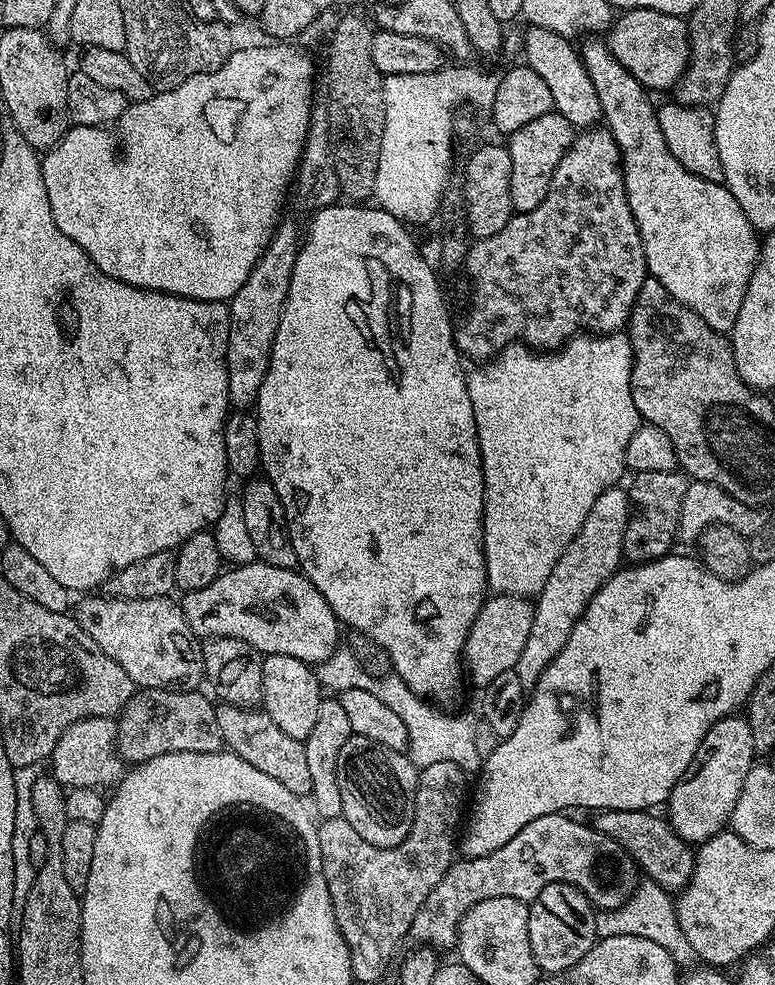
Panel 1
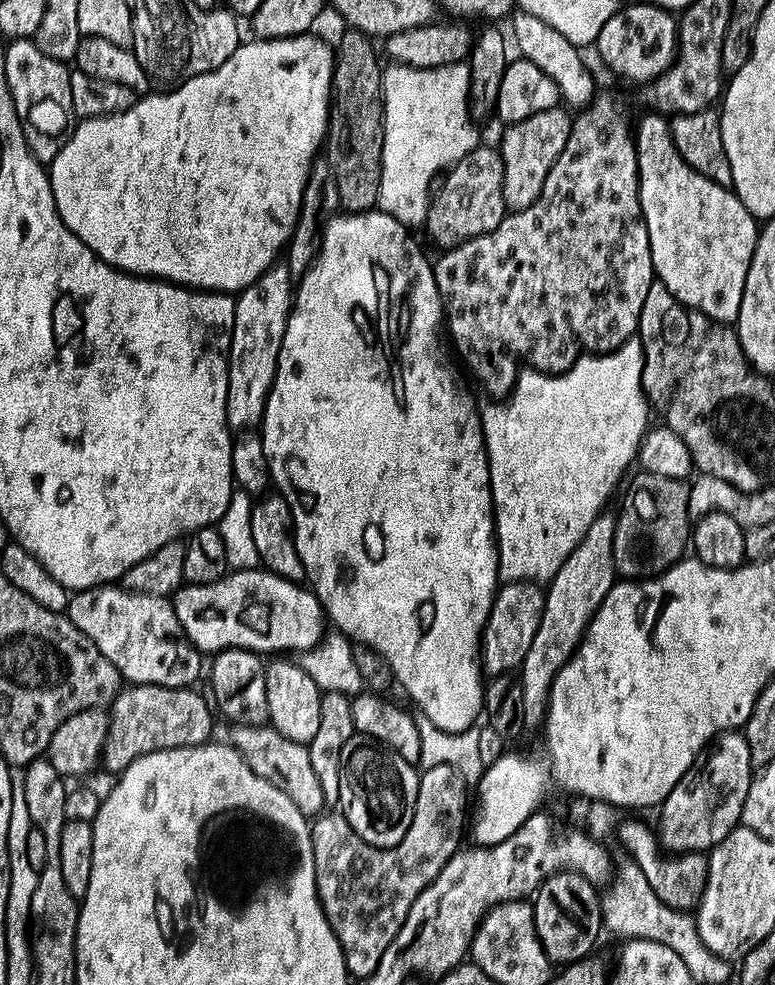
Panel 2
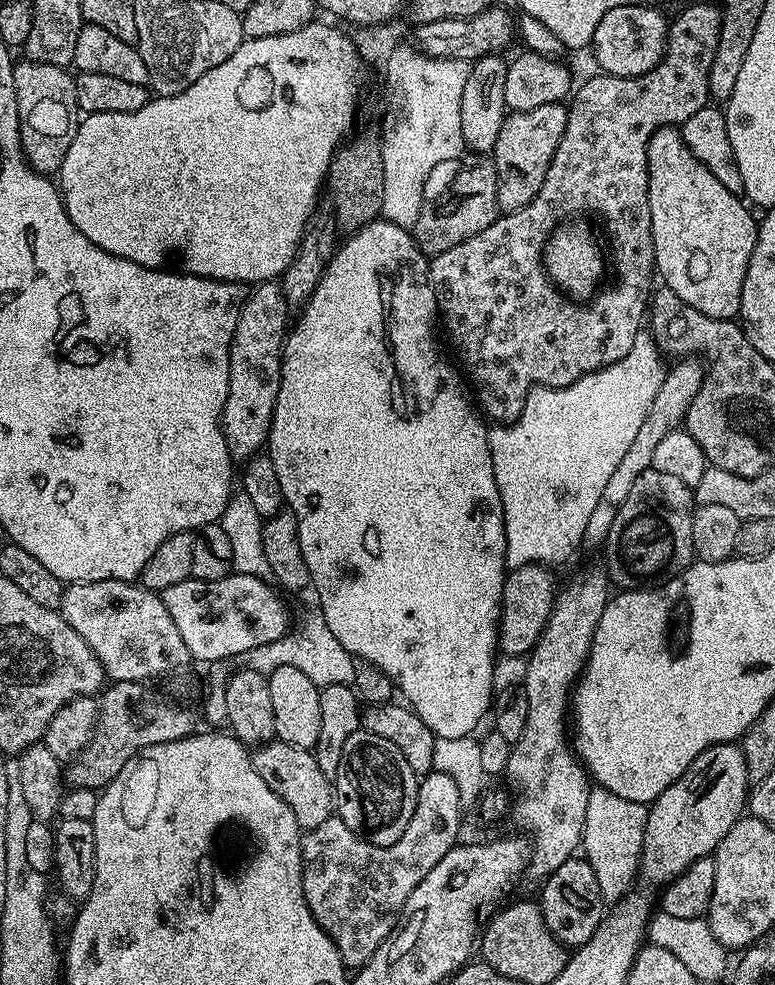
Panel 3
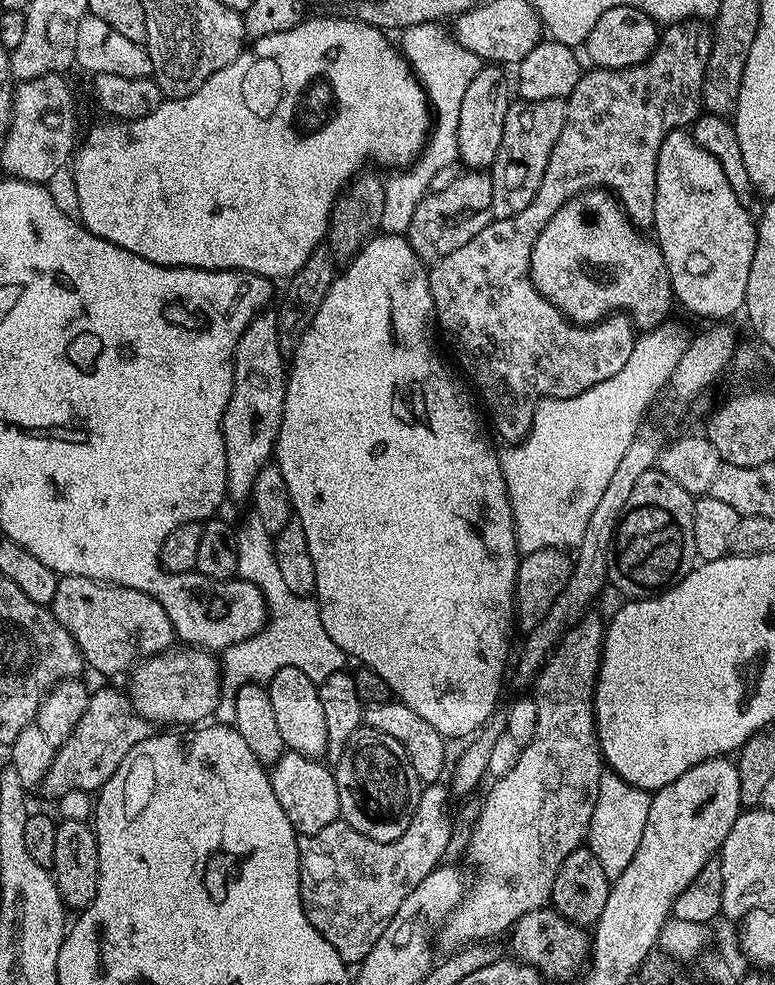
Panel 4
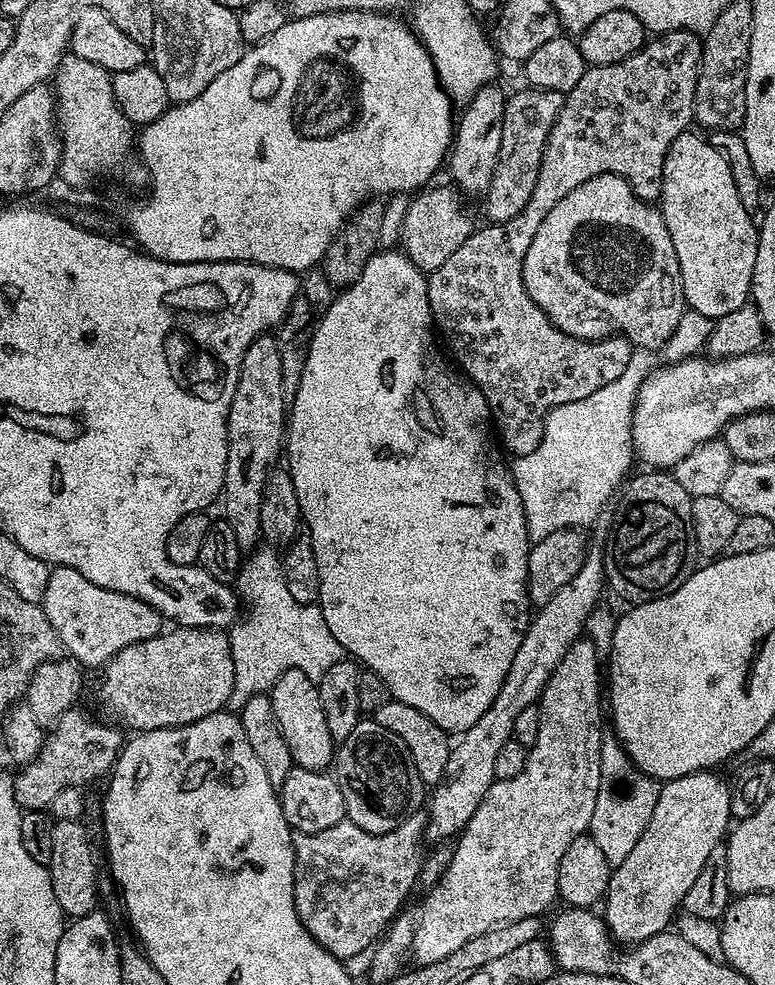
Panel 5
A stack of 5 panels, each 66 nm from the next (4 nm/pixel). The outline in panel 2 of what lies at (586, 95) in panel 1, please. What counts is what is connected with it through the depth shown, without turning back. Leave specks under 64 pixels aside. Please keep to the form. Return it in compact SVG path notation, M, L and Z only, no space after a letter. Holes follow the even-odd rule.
M519 8L511 13L511 20L514 42L519 50L517 53L550 75L558 86L560 97L565 105L576 110L589 106L595 99L596 90L594 90L594 78L582 60L581 49L567 41L558 30L554 29L554 26Z

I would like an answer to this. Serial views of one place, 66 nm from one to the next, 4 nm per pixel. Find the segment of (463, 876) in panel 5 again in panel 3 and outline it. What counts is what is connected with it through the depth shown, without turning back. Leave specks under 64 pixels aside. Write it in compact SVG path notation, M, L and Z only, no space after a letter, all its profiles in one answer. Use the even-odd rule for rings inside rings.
M603 571L600 572L584 572L580 577L577 578L573 584L568 584L559 589L556 603L552 606L552 613L550 618L546 622L544 627L544 633L540 636L540 641L535 644L531 652L528 653L526 657L526 663L528 665L524 668L524 680L522 679L522 687L524 693L526 694L526 730L522 730L522 738L518 738L518 742L512 746L512 753L508 759L508 770L506 773L507 779L510 778L518 787L524 788L524 793L516 800L516 805L513 806L512 812L516 815L516 824L521 833L530 835L530 843L533 847L532 855L530 857L530 872L531 875L540 876L539 878L546 878L554 870L558 870L558 866L562 866L562 862L573 859L577 855L578 849L581 847L582 841L584 839L584 827L586 826L586 802L588 801L588 793L590 791L590 777L588 774L588 769L580 763L573 745L570 743L570 728L564 725L564 719L569 719L570 716L570 701L572 698L572 693L576 687L577 680L580 679L581 672L584 671L584 663L588 661L588 655L590 654L590 646L594 642L594 632L598 626L598 618L602 618L602 610L606 610L608 601L610 599L610 580Z

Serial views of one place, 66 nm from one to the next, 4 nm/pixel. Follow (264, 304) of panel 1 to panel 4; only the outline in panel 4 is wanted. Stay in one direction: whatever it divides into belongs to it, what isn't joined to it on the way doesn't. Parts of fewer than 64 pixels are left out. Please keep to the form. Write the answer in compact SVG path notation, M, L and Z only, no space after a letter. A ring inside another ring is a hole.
M257 314L238 338L234 354L232 393L220 425L226 446L227 499L247 501L254 478L273 459L276 439L284 417L284 395L288 378L286 353L279 348L279 330L275 315Z

